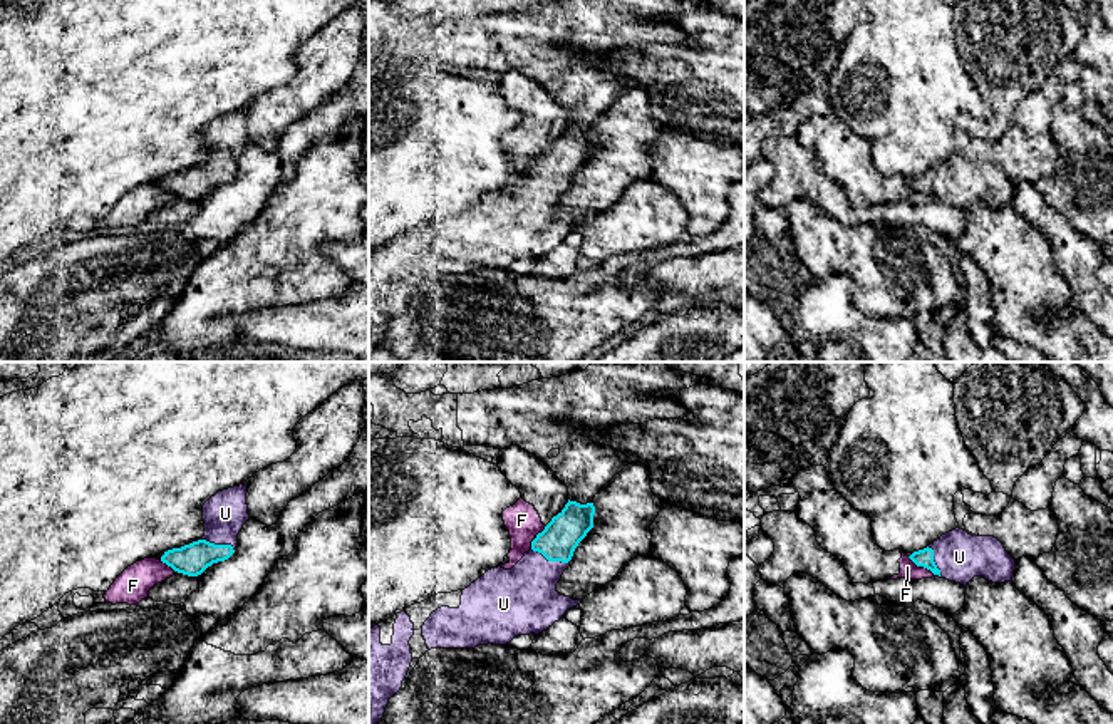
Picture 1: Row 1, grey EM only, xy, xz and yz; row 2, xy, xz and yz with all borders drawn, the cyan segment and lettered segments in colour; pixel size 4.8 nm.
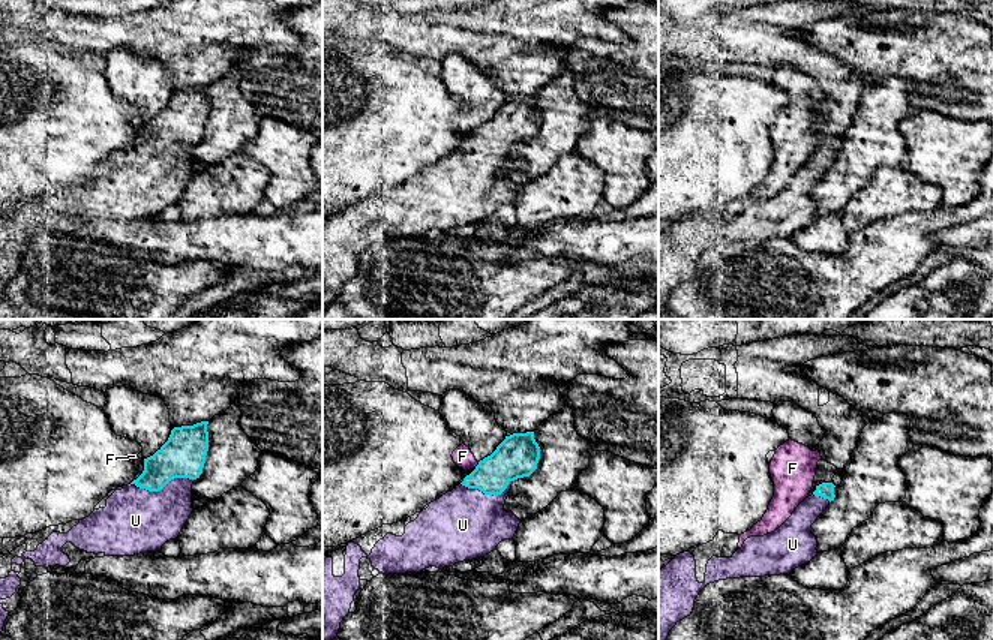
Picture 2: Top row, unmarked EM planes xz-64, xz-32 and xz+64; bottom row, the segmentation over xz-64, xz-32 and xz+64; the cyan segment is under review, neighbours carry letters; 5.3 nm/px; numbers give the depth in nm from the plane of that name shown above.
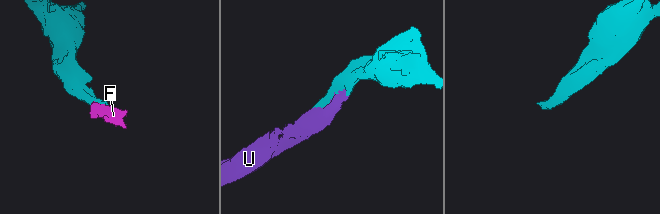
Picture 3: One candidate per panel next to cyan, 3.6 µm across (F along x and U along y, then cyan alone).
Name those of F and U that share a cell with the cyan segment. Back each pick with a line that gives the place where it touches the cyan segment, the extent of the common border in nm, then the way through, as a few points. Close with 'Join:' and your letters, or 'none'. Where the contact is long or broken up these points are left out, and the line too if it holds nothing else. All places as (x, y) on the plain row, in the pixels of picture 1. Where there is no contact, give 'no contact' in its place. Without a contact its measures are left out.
U: contact xz (550, 185); length 200 nm
Join: U

